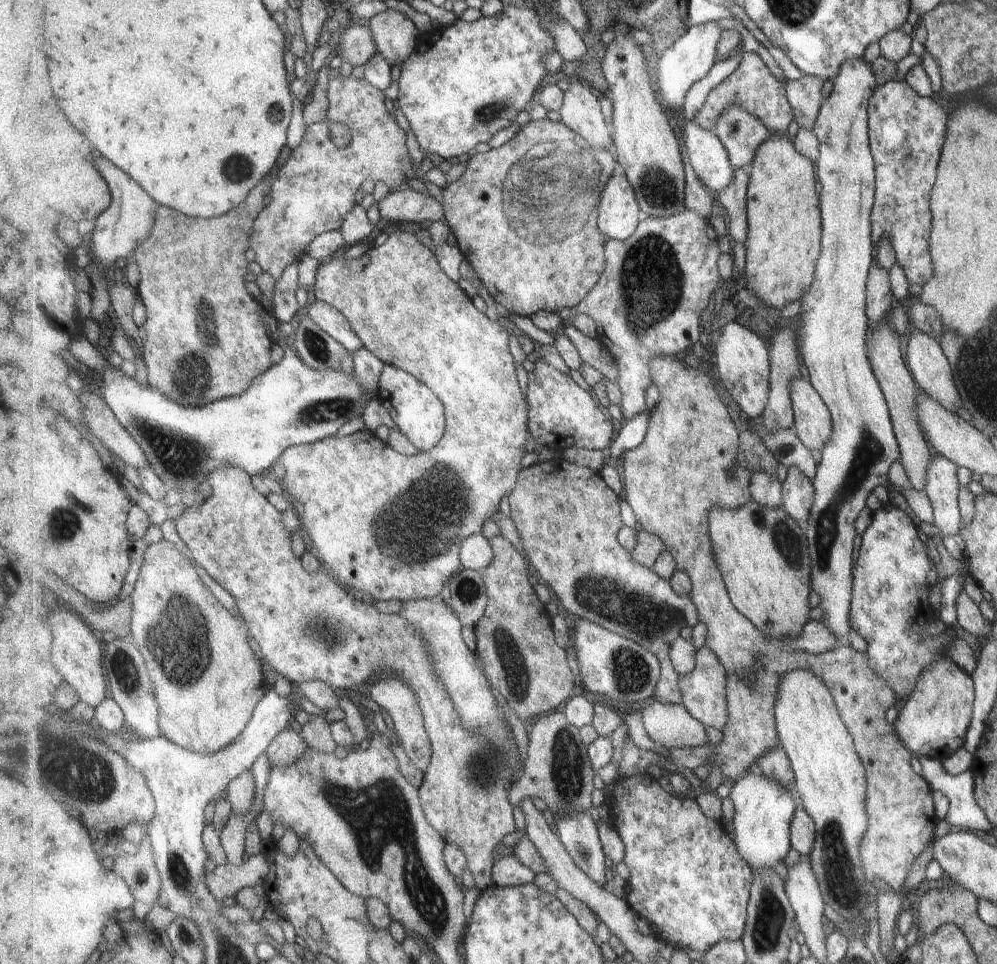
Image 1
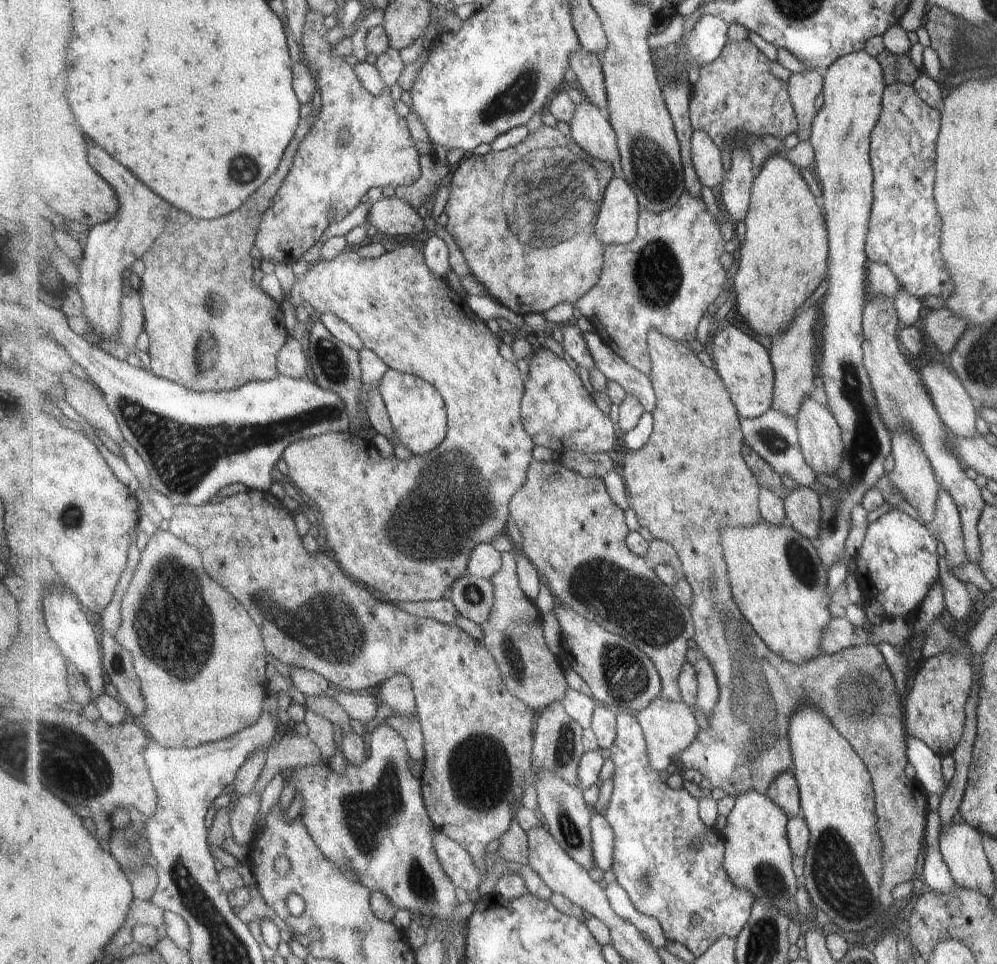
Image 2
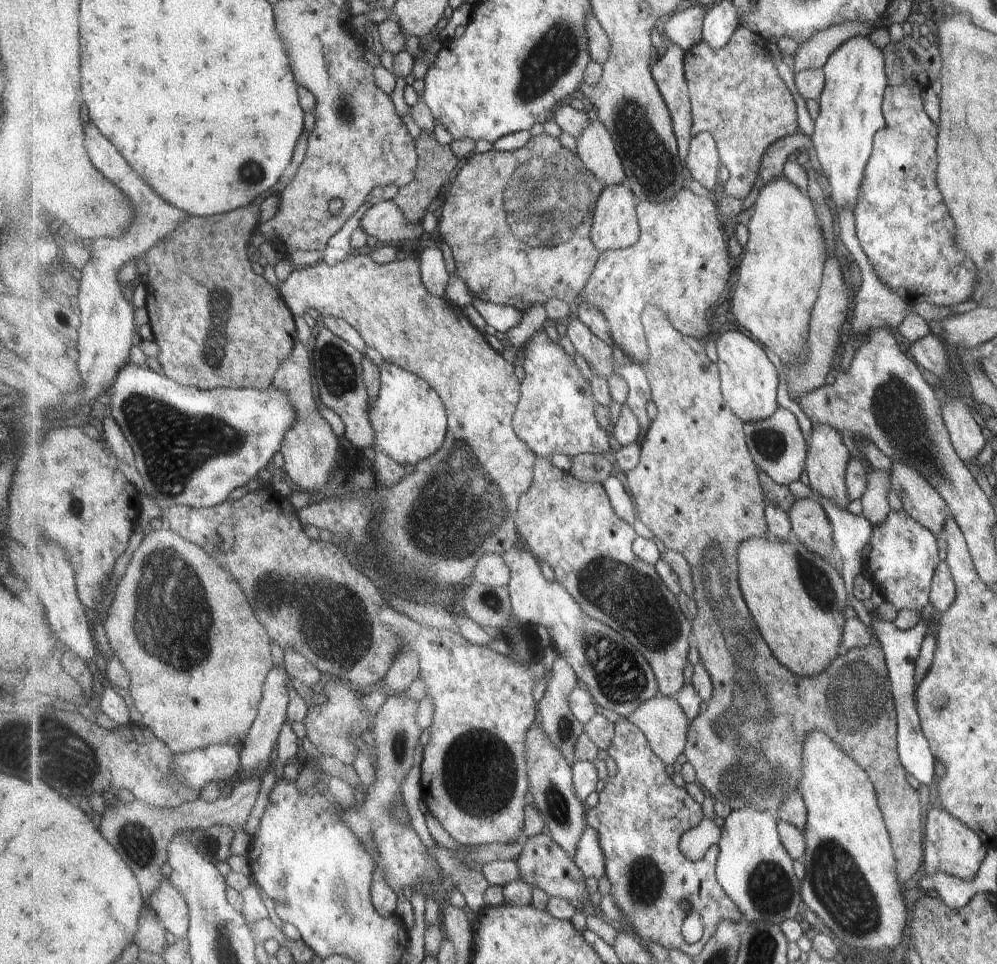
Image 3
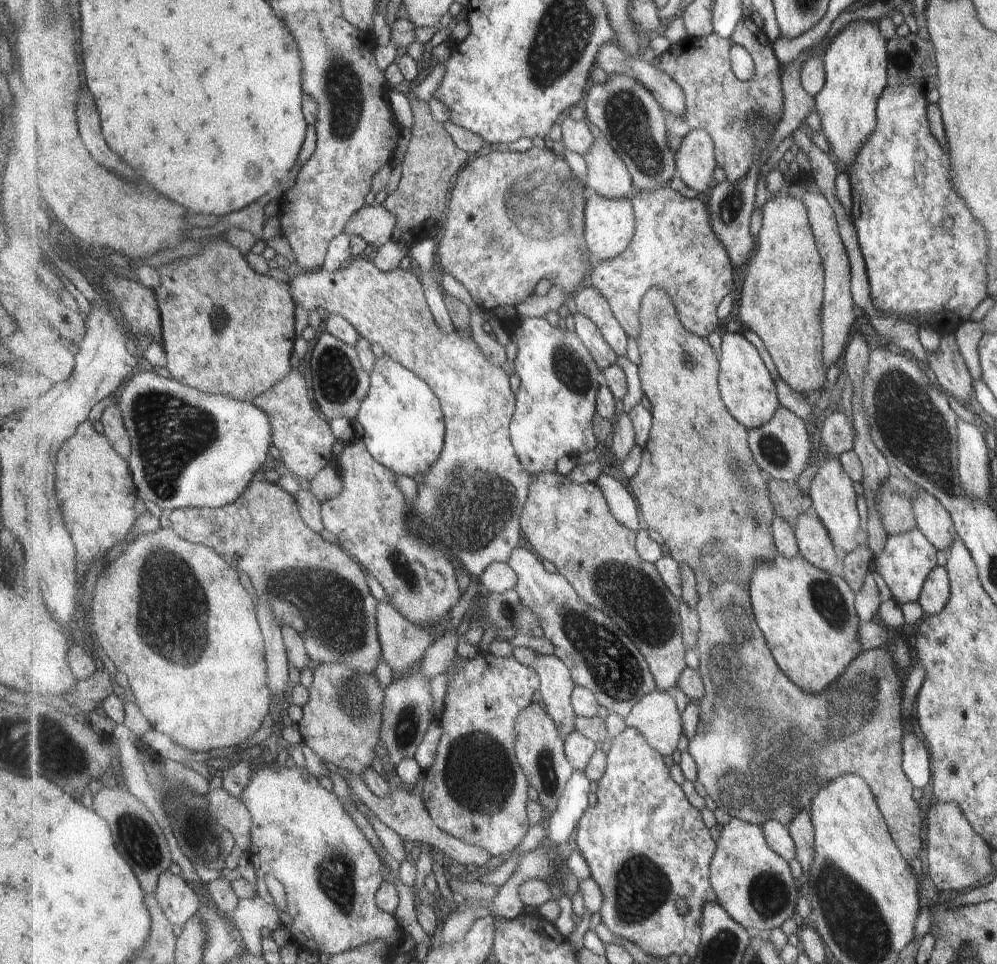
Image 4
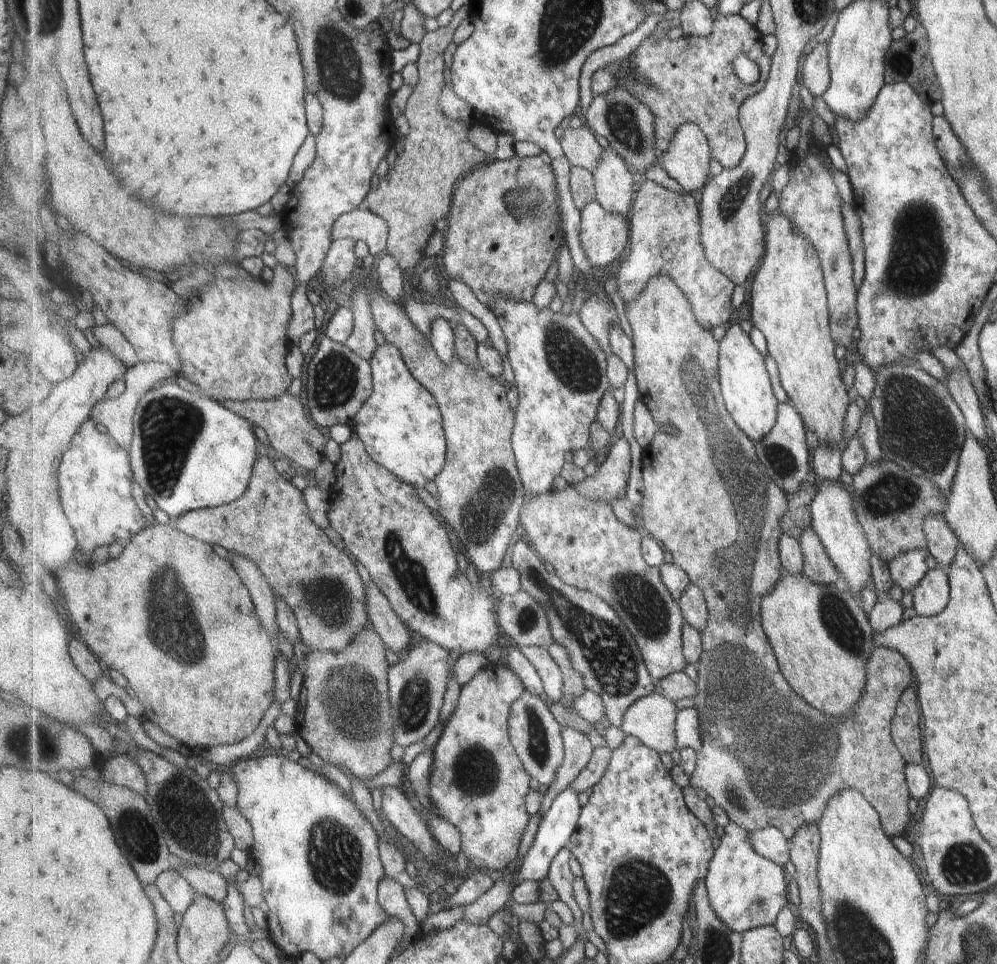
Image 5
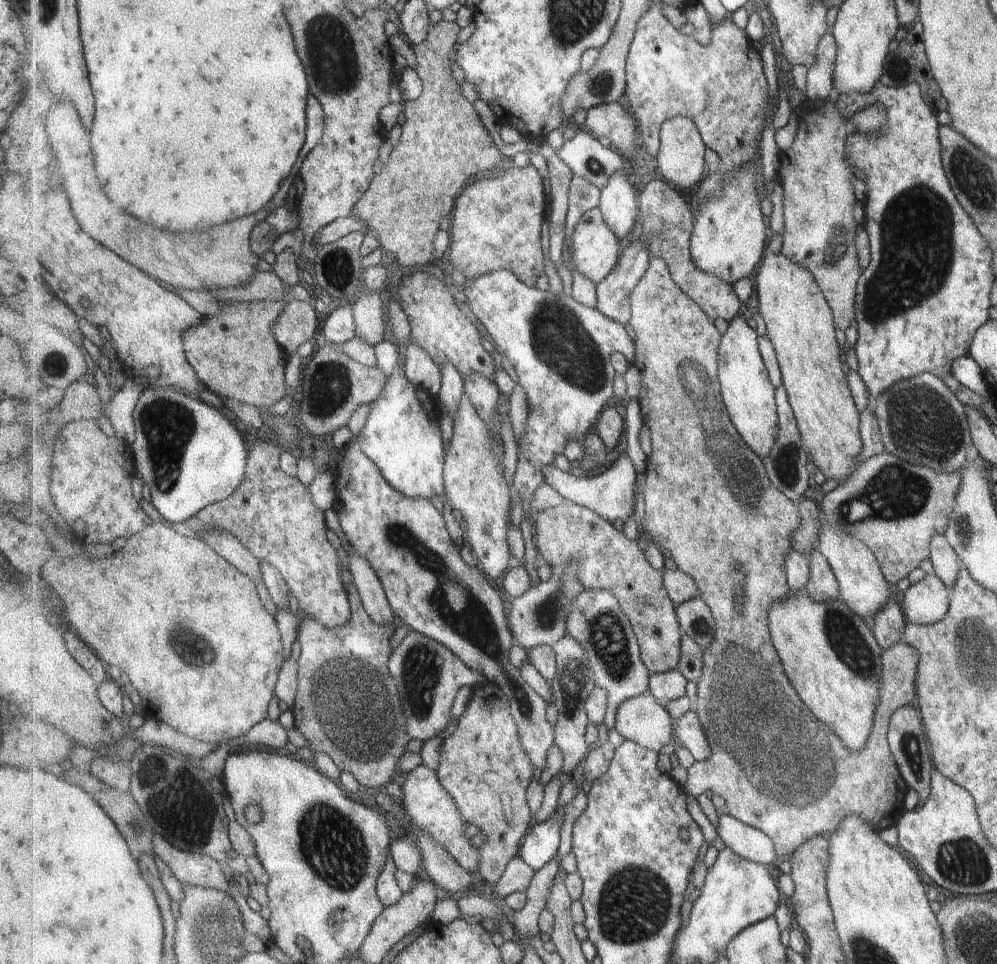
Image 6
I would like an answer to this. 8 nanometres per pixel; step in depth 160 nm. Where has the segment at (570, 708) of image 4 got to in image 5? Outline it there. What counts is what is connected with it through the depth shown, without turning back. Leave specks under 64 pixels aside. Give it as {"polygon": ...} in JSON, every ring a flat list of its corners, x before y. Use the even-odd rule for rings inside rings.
{"polygon":[[538,646,520,649,543,679,549,702,560,703,564,695,564,678,558,662,547,649]]}

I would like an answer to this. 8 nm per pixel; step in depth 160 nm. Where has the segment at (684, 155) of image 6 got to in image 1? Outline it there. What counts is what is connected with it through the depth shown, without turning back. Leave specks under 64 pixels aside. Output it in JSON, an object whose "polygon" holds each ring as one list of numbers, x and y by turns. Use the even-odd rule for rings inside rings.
{"polygon":[[684,121,683,128,684,148,687,148,692,165,699,175,699,178,706,184,709,189,715,190,718,194,726,189,734,181,735,167,730,161,730,154,727,147,723,144,722,139,716,132,705,130,695,121]]}

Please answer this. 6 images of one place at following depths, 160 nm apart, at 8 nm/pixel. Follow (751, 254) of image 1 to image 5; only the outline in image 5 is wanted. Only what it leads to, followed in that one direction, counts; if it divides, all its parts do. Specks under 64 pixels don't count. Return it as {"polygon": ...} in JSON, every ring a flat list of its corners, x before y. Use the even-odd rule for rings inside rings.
{"polygon":[[783,212,770,216,766,228,766,254,753,277,752,324,764,332,768,340,768,351,779,365,784,389,791,397,794,407,800,412,806,428,816,434,818,444,836,445,842,439,845,408,849,400,839,380,839,368,833,356,829,307,826,305,825,283,821,282,819,255,805,236,795,234,791,221]]}

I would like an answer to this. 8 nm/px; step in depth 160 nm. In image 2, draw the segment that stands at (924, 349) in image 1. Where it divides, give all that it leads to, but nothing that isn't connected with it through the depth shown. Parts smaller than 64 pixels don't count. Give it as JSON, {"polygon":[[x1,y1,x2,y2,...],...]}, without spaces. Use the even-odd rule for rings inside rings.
{"polygon":[[928,360,925,364,920,363,917,374,933,404,935,412,937,412,937,416,939,416,939,420,941,420,949,434,955,434,955,436,961,436,961,438,971,438,971,436,978,434,975,429,976,415,974,412,976,405,967,396,967,392,965,392,955,375,951,374,939,362,937,363,936,360]]}

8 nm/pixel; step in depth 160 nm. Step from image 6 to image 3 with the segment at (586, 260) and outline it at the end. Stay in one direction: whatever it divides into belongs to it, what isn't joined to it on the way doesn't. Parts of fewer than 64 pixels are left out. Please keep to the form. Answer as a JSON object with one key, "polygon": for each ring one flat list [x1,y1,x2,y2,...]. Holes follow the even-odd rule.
{"polygon":[[627,184,613,185,603,190,594,212,594,225,590,234,595,246,601,252,626,249,639,242,642,231,640,230,636,206,641,201]]}

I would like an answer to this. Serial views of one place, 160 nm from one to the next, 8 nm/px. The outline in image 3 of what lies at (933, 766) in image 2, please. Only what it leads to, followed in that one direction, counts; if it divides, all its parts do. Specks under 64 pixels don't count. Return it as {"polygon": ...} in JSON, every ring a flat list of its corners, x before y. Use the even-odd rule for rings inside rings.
{"polygon":[[875,609,868,612,870,614,870,626,874,631,875,641,884,654,884,663,888,672,896,712,896,753,903,770,907,774,911,774,920,784,927,786,930,782,933,782,933,764,936,762,930,753,927,739,920,729,914,703,916,684,913,682,915,659,919,654,919,645,924,636,925,623,920,617,913,628,899,630,892,622,879,618,873,612,875,612]]}

